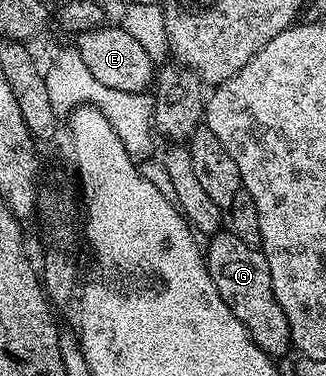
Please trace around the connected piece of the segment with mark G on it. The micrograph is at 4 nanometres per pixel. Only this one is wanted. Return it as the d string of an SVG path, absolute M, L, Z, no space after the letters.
M220 231L210 238L205 245L207 270L221 295L221 299L241 319L241 323L249 331L253 343L261 347L270 357L279 359L286 349L292 348L289 323L285 319L285 311L277 303L273 295L273 283L269 275L267 257L256 246L241 243L237 235L229 231Z

